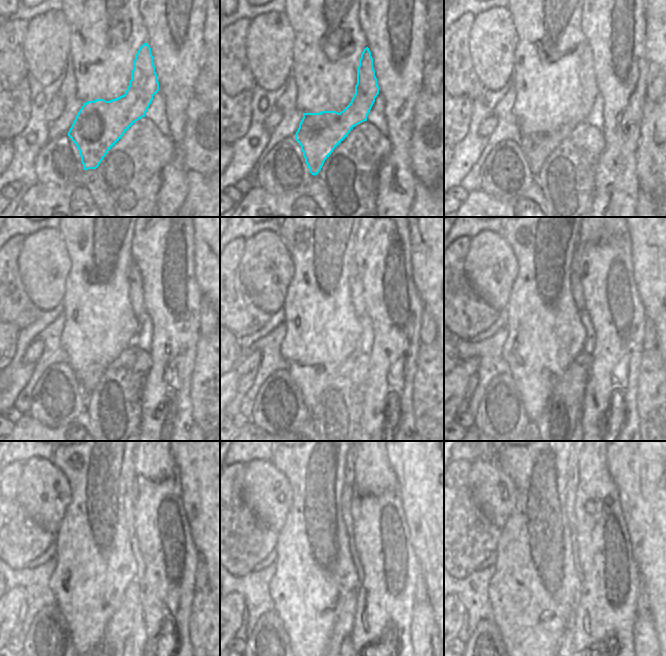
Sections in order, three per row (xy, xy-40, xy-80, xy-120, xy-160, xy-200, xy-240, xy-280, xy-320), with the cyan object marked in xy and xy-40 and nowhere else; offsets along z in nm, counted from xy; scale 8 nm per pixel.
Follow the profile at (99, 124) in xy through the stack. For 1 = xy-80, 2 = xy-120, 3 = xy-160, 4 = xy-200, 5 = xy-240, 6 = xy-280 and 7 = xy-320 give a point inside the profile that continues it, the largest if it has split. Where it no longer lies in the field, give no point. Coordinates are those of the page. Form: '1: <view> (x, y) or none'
1: xy-80 (537, 150)
2: xy-120 (136, 298)
3: xy-160 (355, 283)
4: xy-200 (576, 287)
5: xy-240 (126, 483)
6: xy-280 (349, 480)
7: xy-320 (573, 461)

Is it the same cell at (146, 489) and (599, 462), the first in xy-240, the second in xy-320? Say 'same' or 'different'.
same

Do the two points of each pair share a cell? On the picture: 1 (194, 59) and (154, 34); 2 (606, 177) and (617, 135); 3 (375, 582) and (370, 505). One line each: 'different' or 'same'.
1: same
2: same
3: same

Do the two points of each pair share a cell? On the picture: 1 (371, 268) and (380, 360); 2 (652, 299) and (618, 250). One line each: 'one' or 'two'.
1: one
2: two

